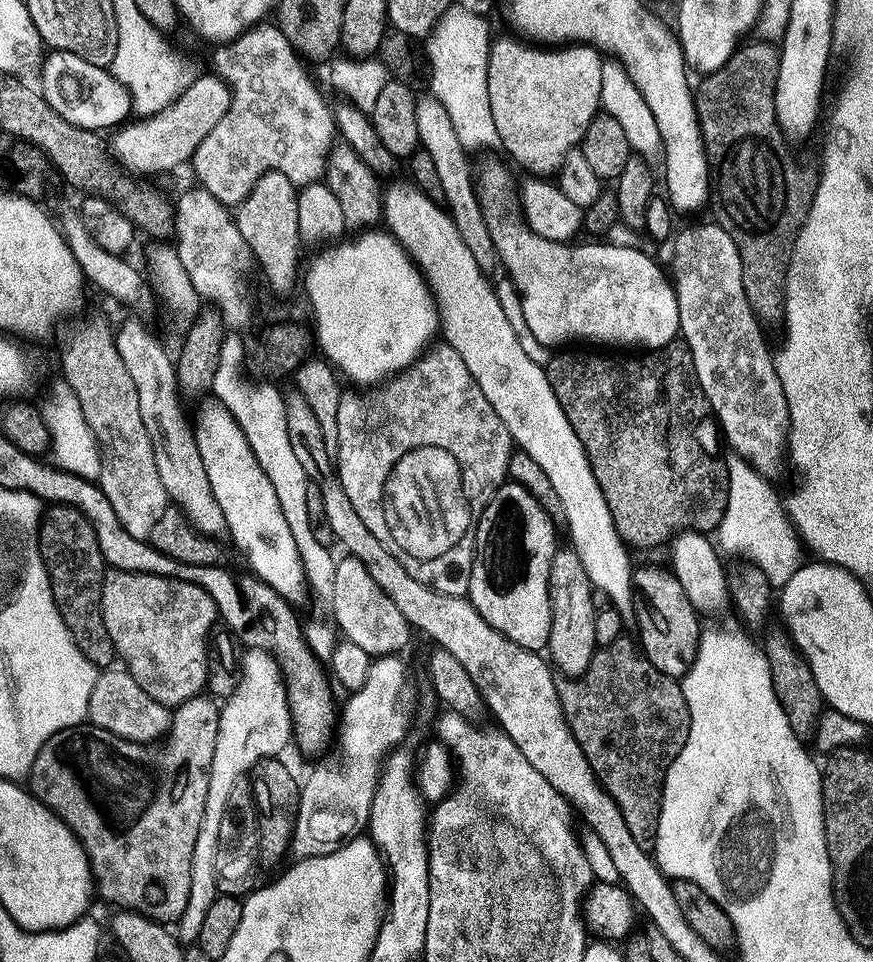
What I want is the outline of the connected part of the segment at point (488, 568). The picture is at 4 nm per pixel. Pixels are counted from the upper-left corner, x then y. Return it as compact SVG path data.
M505 482L490 498L484 508L476 531L476 557L472 559L472 573L467 597L482 614L482 618L494 630L498 630L510 642L528 648L532 652L547 649L550 638L552 607L548 597L550 562L554 558L558 541L558 528L552 524L546 510L530 495L527 489L515 482Z

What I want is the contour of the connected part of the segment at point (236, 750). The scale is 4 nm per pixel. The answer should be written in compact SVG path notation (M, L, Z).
M250 648L241 655L240 666L238 686L234 694L227 697L221 705L218 739L207 778L206 805L191 859L190 897L182 918L176 923L177 939L186 946L198 940L208 908L219 893L219 878L215 870L218 833L234 786L258 761L281 755L280 752L293 739L288 702L290 689L281 665L266 650Z

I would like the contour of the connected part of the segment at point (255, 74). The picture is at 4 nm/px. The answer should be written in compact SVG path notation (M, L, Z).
M261 22L236 40L221 43L217 48L220 49L212 56L212 64L216 68L212 68L215 75L228 84L232 101L225 116L202 139L191 158L190 169L196 175L195 183L225 206L243 202L263 172L286 174L286 178L290 178L290 182L297 186L317 183L325 175L328 154L338 136L336 120L332 117L330 104L324 101L323 94L308 77L304 69L305 61L292 49L286 34L282 34L275 23Z

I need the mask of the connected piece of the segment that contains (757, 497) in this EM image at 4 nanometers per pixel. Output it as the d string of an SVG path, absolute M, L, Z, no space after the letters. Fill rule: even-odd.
M735 454L729 455L726 463L728 509L719 526L718 537L730 551L745 556L744 560L749 565L760 568L772 586L782 586L801 566L800 540L796 537L779 498L767 484L769 481Z

